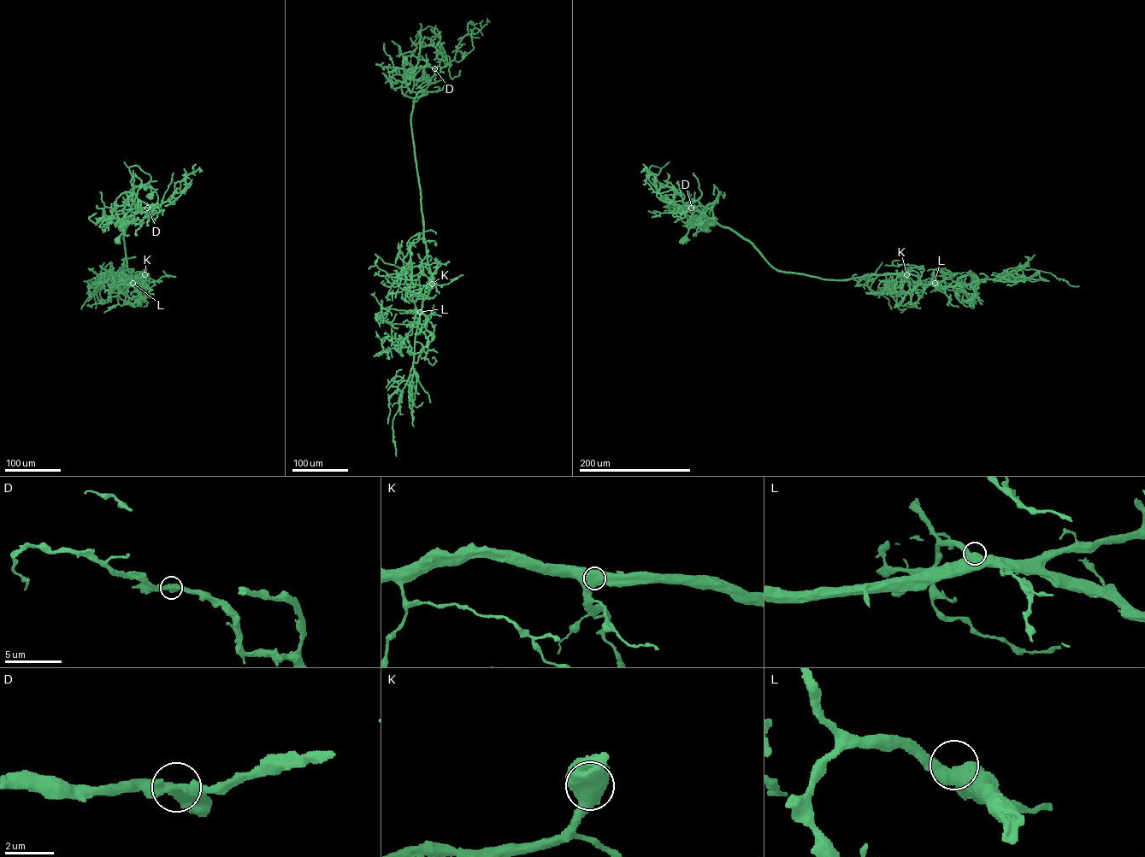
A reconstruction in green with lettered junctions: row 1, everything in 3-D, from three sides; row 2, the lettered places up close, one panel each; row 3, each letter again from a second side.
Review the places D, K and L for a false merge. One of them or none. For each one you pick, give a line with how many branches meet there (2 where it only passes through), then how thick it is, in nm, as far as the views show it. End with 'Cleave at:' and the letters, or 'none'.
Cleave at: none

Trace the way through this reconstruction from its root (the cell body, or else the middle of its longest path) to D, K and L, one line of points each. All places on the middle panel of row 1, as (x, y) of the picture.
D: (404, 61), (410, 66), (407, 75), (412, 79), (429, 79), (434, 74), (434, 68)
K: (404, 61), (410, 66), (407, 76), (413, 78), (414, 86), (410, 93), (416, 93), (411, 126), (432, 284)
L: (404, 61), (410, 66), (407, 76), (413, 78), (410, 93), (416, 93), (411, 126), (432, 278), (420, 312)

